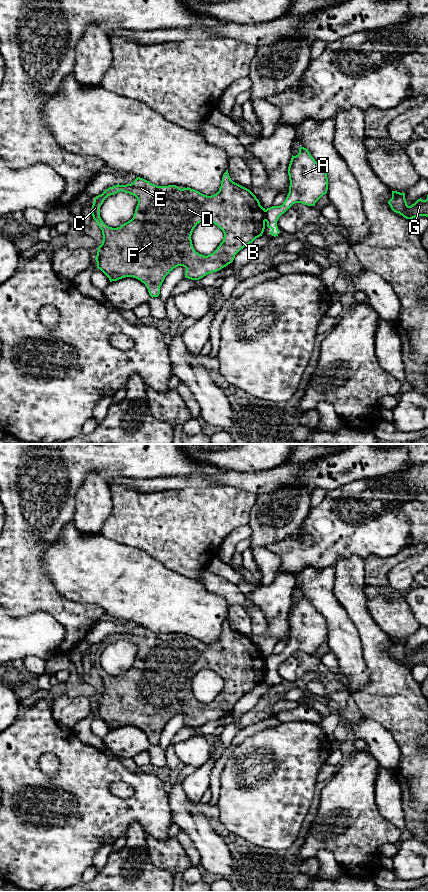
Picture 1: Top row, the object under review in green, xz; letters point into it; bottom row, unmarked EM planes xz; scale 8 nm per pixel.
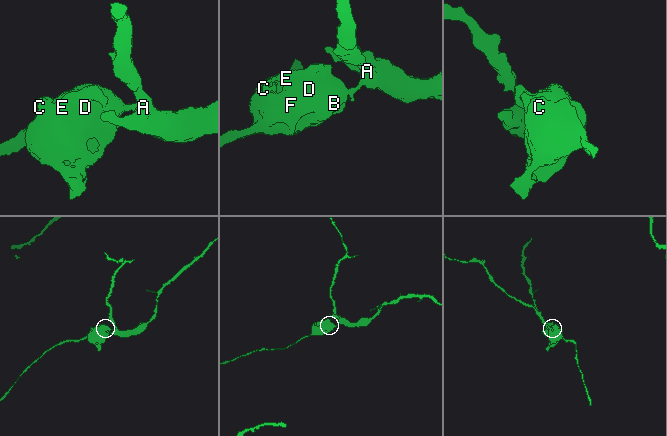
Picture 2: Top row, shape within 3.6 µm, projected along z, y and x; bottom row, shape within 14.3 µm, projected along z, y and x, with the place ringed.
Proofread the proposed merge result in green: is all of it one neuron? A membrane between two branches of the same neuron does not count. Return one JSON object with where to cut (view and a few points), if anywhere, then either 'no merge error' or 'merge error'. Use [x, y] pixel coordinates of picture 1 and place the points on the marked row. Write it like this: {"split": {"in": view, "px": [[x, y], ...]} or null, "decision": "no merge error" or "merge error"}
{"split": {"in": "xz", "px": [[264, 210], [266, 220]]}, "decision": "merge error"}

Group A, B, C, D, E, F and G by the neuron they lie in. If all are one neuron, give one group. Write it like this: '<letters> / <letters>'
A G / B C D E F

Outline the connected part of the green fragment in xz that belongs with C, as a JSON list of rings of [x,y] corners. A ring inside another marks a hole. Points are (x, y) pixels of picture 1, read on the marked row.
[[[228,170],[223,174],[219,191],[211,196],[189,187],[181,189],[176,185],[157,186],[137,177],[131,184],[117,184],[96,196],[92,216],[103,235],[95,258],[97,268],[110,282],[125,277],[140,280],[151,297],[159,296],[165,277],[178,266],[186,268],[185,278],[191,280],[199,280],[226,267],[241,249],[262,236],[266,221],[265,208],[249,189],[231,180]],[[120,191],[135,196],[138,204],[131,220],[112,228],[102,221],[100,207],[108,196]],[[202,221],[214,223],[224,233],[223,241],[207,256],[196,252],[191,240],[194,228]]]

